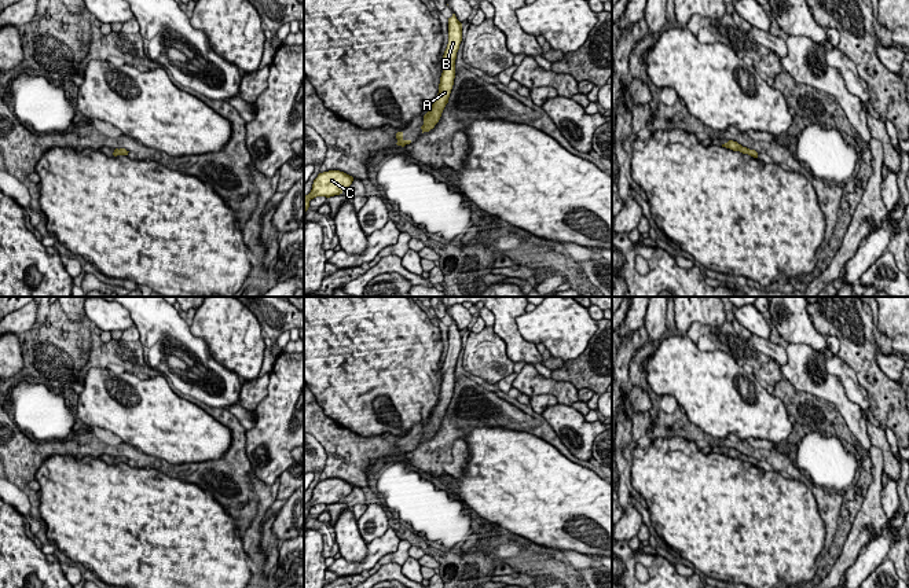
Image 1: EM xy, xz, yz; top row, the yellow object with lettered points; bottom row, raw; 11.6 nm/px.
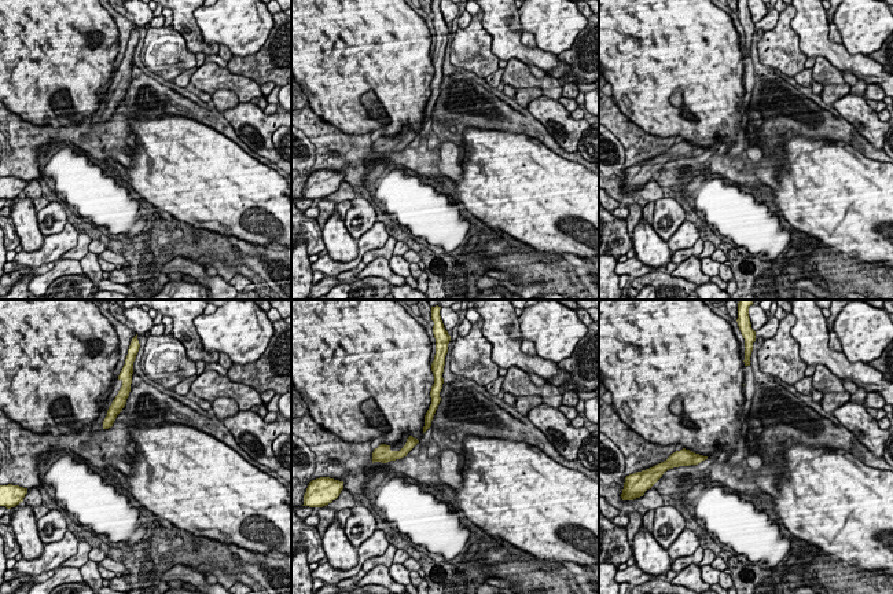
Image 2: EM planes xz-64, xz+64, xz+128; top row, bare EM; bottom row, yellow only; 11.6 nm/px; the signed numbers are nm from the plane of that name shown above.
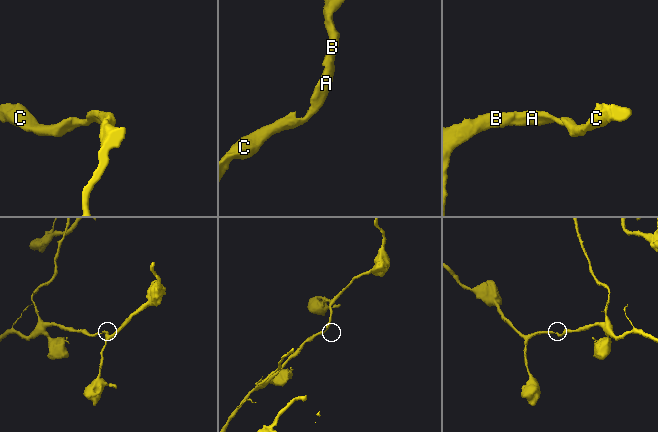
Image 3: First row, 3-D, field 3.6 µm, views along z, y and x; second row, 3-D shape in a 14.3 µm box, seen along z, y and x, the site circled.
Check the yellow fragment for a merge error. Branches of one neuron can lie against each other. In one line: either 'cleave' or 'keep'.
keep

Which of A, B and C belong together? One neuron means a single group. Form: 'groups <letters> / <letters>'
groups A B C

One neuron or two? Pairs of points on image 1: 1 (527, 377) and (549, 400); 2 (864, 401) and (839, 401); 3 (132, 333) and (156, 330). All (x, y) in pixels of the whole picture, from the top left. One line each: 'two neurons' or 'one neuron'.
1: two neurons
2: two neurons
3: two neurons

